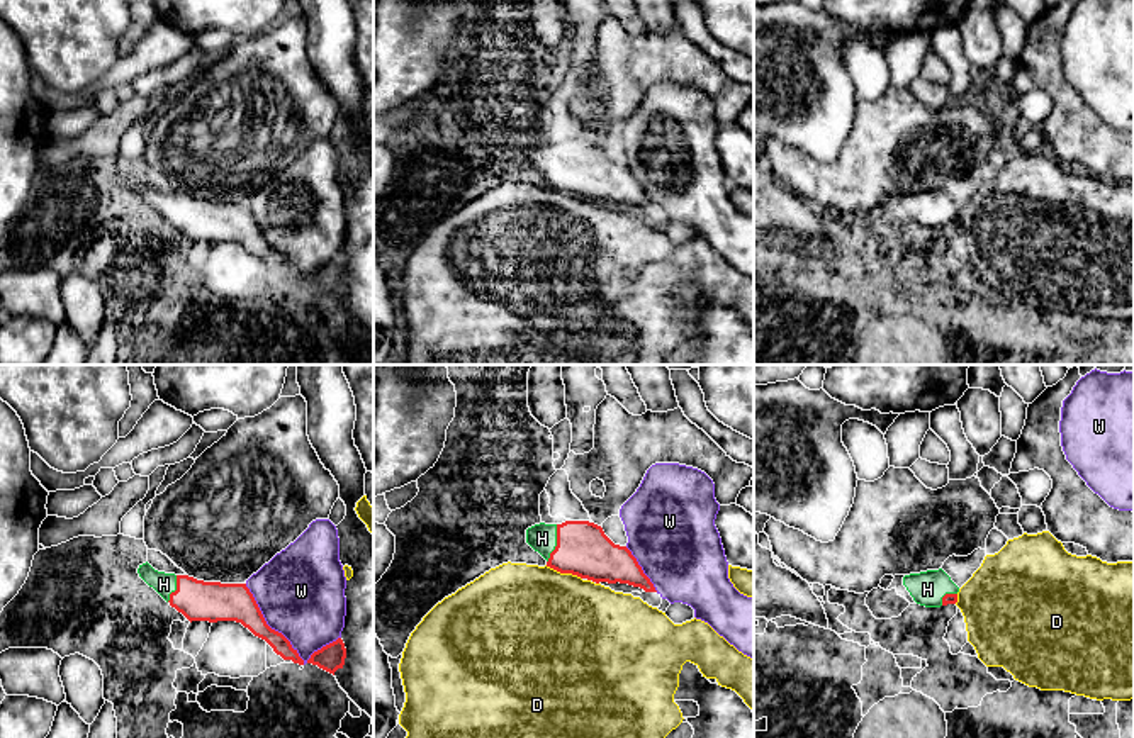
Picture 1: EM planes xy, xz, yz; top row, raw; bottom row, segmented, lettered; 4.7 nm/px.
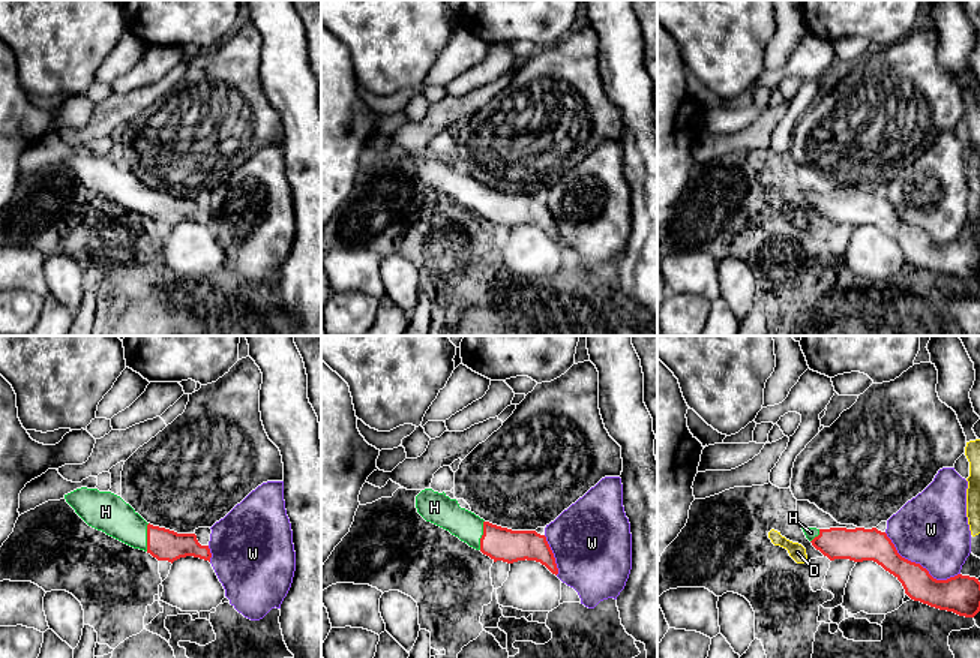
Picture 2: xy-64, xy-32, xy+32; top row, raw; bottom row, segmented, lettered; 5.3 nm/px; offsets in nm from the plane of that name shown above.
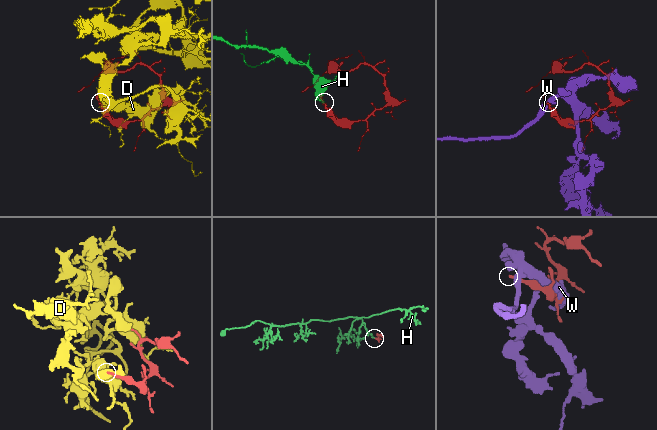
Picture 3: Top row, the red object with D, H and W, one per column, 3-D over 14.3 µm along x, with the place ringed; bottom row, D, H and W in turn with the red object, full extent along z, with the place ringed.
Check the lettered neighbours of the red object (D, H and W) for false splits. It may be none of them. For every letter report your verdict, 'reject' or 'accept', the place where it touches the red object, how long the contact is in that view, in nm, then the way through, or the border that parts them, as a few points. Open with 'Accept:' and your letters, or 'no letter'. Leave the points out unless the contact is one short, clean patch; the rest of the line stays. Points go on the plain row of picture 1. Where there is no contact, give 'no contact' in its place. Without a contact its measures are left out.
Accept: H
D: reject; meets red in xz at (564, 192); contact 190 nm long
H: accept; meets red in xz at (557, 163); contact 190 nm long; runs through xz (583, 168), (557, 163), (542, 158)
W: reject; meets red in xy at (286, 258); contact 500 nm long

